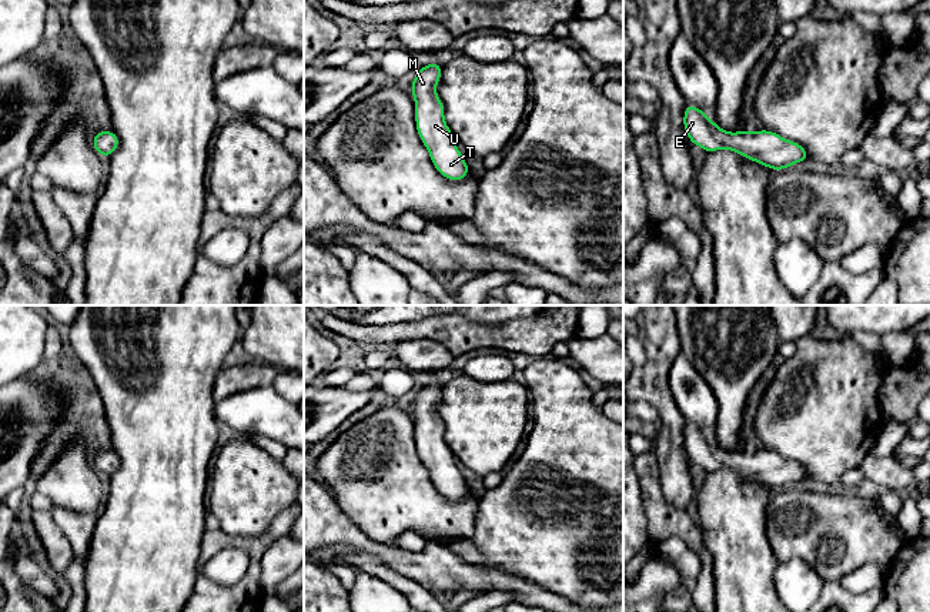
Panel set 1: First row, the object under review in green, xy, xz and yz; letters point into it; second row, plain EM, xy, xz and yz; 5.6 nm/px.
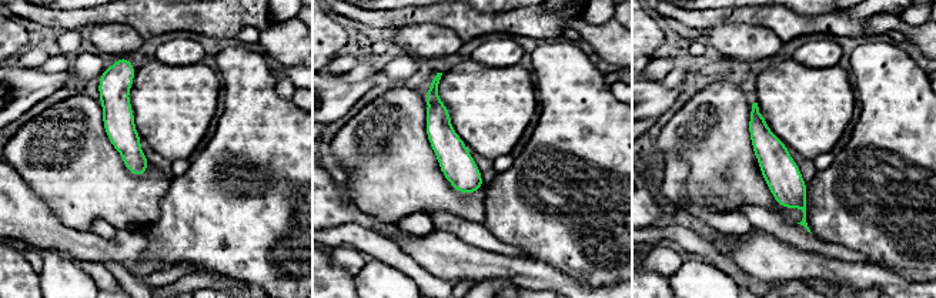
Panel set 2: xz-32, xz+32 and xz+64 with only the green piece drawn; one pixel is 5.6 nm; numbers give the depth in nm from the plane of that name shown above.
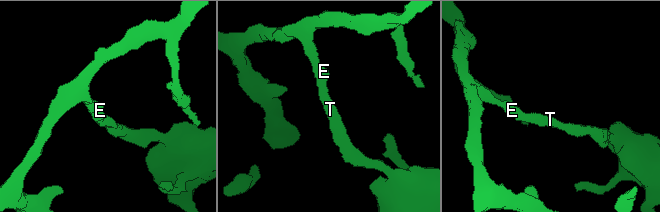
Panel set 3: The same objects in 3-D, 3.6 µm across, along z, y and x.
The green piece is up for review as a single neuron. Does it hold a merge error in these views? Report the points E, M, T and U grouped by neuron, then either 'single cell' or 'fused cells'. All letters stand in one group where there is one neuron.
E M T U; single cell

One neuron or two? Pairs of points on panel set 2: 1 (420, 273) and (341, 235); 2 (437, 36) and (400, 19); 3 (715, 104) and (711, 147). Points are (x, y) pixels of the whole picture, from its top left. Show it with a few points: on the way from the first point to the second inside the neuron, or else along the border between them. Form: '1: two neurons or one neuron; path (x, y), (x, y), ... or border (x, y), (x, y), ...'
1: one neuron; path (400, 260), (361, 238)
2: two neurons; border (448, 27), (404, 24), (397, 29)
3: one neuron; path (715, 114), (712, 137)

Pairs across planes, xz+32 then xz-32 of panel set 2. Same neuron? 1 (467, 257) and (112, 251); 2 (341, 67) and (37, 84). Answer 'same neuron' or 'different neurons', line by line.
1: same neuron
2: different neurons

